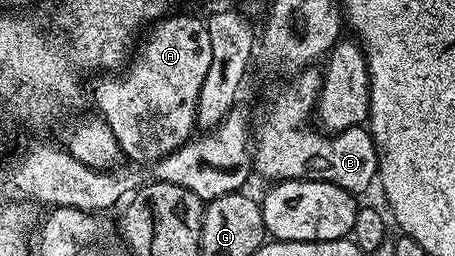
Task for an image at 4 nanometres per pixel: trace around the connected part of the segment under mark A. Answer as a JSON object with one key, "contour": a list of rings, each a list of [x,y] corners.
{"contour":[[[165,16],[155,22],[139,38],[123,71],[115,75],[101,76],[104,78],[92,89],[92,101],[97,109],[95,112],[108,124],[110,131],[114,131],[114,139],[118,139],[118,147],[129,162],[158,162],[180,145],[185,145],[197,128],[196,108],[199,92],[211,63],[210,35],[203,20],[199,21],[196,17],[172,16]]]}

